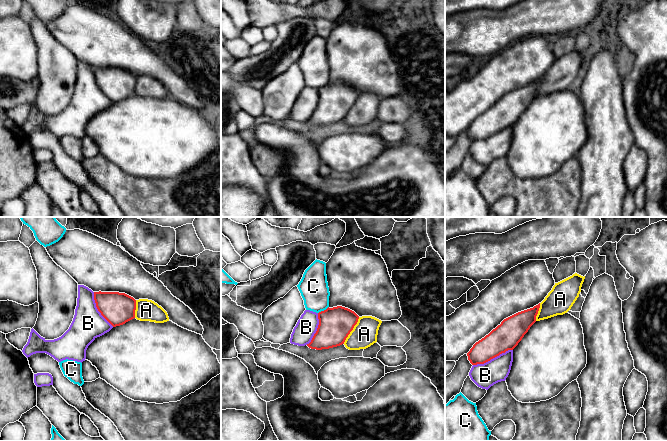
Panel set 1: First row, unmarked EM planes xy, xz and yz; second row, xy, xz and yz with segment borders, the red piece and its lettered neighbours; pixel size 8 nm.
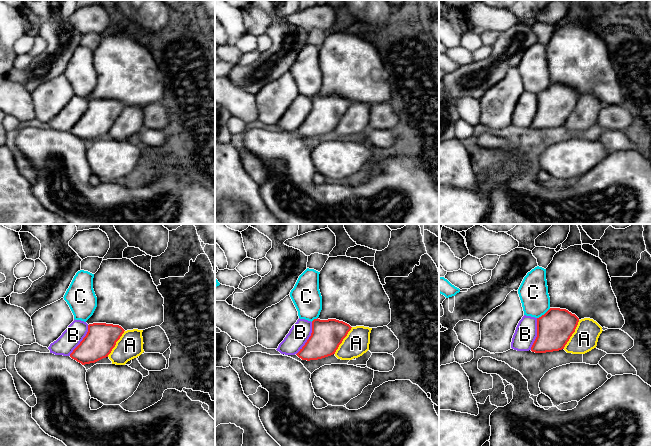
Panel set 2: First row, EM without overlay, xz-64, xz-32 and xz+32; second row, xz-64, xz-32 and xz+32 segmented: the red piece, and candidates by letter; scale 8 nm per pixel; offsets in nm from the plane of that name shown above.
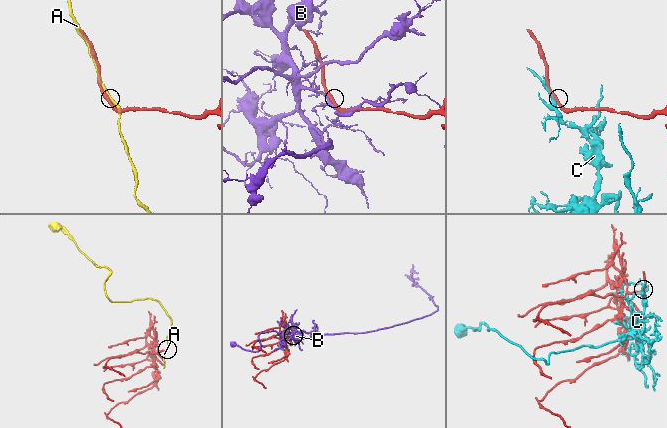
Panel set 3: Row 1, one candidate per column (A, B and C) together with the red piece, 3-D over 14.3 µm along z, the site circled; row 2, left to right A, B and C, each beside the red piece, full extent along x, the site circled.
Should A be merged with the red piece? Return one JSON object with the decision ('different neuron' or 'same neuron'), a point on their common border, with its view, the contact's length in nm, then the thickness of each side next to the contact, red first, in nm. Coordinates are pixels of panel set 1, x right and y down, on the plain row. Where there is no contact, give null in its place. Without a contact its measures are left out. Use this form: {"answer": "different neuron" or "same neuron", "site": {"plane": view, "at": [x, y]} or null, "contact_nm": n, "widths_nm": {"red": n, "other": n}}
{"answer": "same neuron", "site": {"plane": "xz", "at": [352, 105]}, "contact_nm": 260, "widths_nm": {"red": 280, "other": 200}}

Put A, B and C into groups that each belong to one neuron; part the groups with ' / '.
A / B / C

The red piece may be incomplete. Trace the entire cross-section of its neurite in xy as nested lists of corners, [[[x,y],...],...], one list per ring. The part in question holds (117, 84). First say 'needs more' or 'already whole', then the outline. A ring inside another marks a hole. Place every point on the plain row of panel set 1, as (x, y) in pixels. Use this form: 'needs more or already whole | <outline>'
needs more | [[[94,68],[96,83],[113,102],[120,102],[136,94],[140,97],[164,99],[169,97],[167,88],[152,76],[139,75],[119,68]]]

